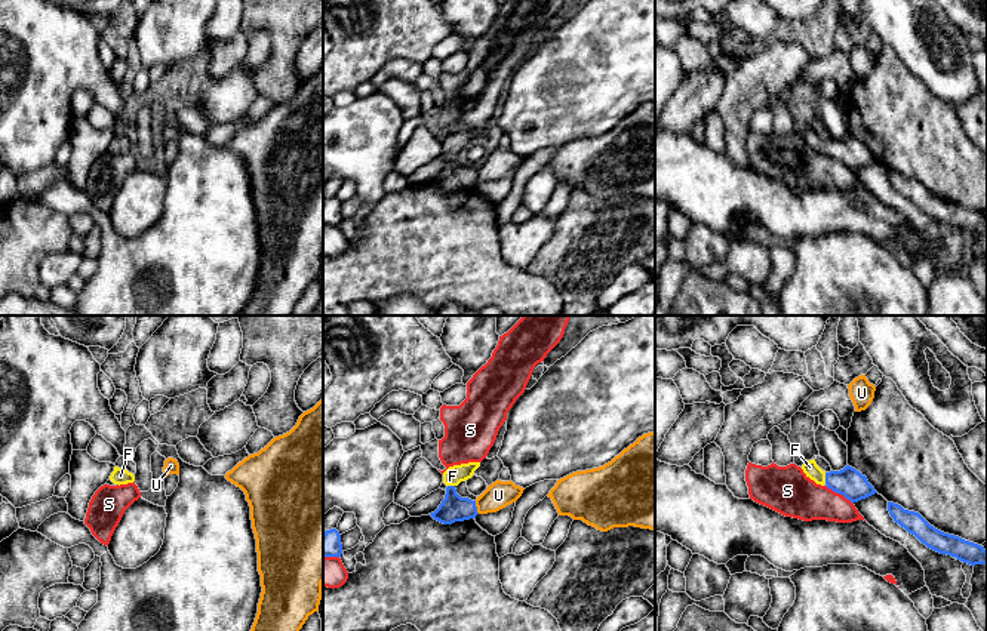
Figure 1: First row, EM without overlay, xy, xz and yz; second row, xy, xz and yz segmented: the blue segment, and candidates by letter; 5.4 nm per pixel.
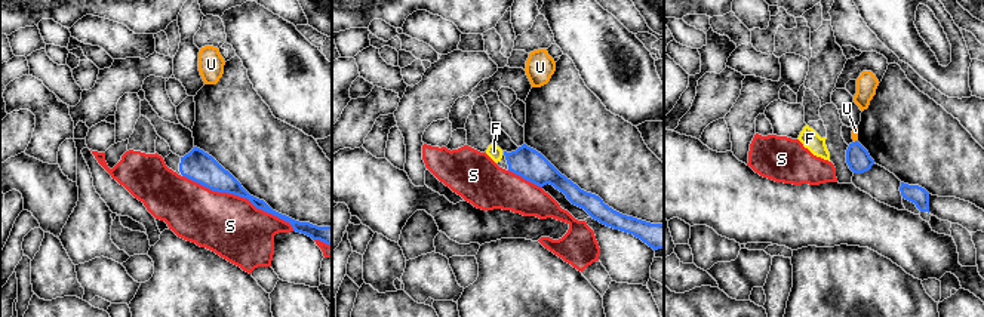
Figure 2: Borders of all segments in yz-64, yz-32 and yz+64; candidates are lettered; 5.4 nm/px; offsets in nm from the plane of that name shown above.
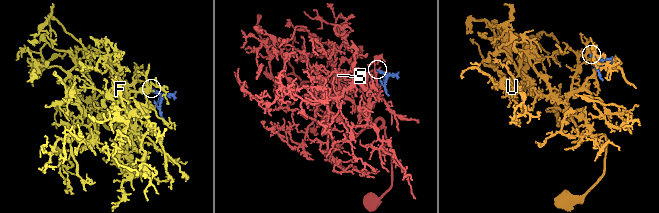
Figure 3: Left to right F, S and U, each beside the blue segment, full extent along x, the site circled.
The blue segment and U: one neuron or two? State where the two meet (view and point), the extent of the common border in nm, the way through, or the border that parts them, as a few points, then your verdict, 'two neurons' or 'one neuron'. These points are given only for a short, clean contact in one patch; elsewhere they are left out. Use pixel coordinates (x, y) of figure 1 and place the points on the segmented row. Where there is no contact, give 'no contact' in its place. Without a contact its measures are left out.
meets blue in xz at (476, 507); contact 80 nm long; border along xz (474, 501), (479, 513); two neurons

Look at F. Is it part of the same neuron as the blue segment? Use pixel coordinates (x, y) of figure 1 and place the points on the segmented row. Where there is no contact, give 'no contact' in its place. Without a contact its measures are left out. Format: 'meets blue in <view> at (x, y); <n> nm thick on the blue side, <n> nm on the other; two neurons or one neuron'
meets blue in yz at (826, 479); 160 nm thick on the blue side, 80 nm on the other; one neuron

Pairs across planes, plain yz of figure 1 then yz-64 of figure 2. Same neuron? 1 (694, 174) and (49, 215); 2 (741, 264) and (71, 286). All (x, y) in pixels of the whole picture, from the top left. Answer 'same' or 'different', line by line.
1: same
2: different

